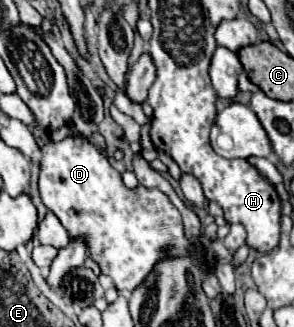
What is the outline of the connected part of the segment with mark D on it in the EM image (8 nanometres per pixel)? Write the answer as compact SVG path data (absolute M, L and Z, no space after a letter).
M70 135L60 143L50 141L42 145L40 151L42 159L40 159L38 189L44 205L60 219L60 223L72 237L84 235L84 239L88 239L92 259L100 265L104 275L112 277L118 291L136 289L144 281L148 271L152 271L152 267L164 255L182 255L186 253L186 249L192 249L192 245L184 237L180 213L168 201L168 197L158 189L146 189L142 185L136 189L124 187L122 175L110 163L104 163L106 153L96 149L88 139Z

